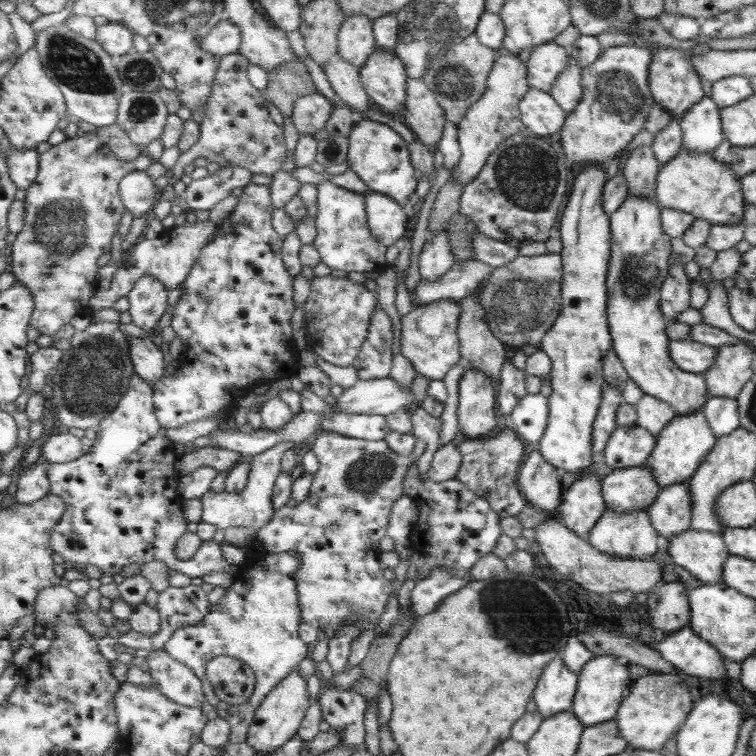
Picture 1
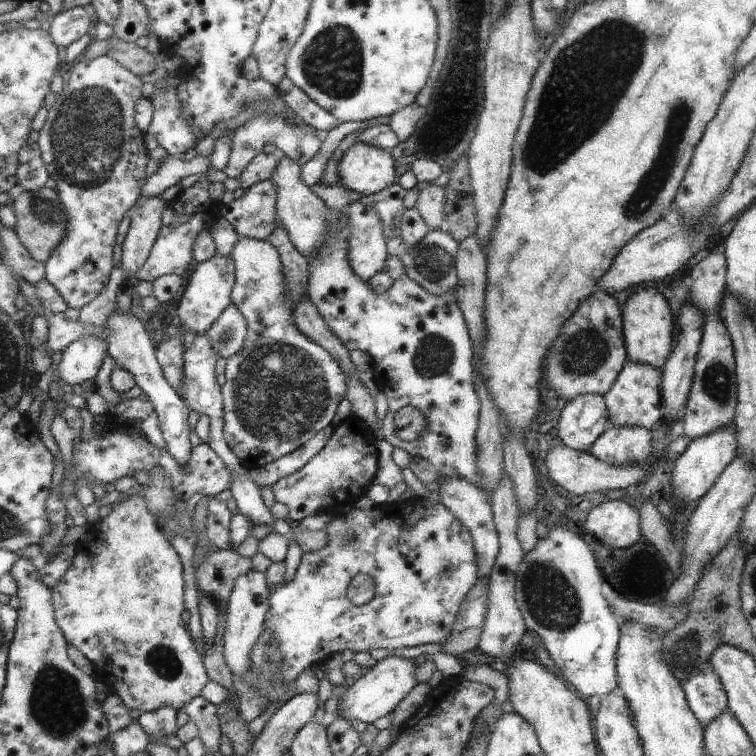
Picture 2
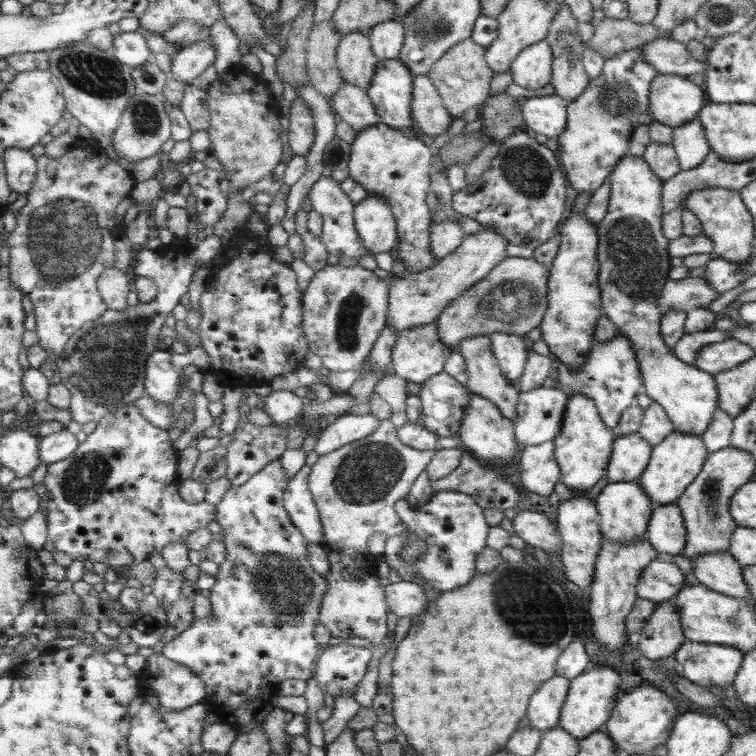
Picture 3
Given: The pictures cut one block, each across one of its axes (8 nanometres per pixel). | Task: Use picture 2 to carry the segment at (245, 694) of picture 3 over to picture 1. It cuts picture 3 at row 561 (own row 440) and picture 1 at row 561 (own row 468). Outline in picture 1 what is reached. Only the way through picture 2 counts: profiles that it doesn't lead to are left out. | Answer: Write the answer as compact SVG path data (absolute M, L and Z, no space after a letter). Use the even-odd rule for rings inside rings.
M250 548L250 558L248 562L241 565L242 572L240 577L235 577L231 587L219 603L214 606L210 613L197 626L189 626L176 630L169 642L165 645L165 650L173 655L179 662L184 662L185 666L192 668L194 674L205 682L207 686L206 670L208 662L216 656L234 656L243 660L251 666L255 673L255 693L247 701L247 705L231 706L227 714L227 722L231 725L232 734L230 743L243 743L247 741L249 730L253 720L256 717L257 710L265 701L272 690L289 676L293 671L300 669L300 662L303 662L309 656L310 644L306 644L299 638L299 624L303 621L300 605L299 591L297 590L297 581L291 574L283 574L274 570L263 570L254 566L254 562L262 559L263 556L257 556Z

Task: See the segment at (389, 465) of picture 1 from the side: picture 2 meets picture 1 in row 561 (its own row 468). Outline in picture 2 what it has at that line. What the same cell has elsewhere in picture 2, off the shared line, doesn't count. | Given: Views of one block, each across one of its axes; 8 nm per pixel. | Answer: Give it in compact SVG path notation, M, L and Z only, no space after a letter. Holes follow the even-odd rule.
M351 414L335 426L329 444L305 468L273 484L274 500L287 506L287 517L295 522L323 512L337 514L347 511L361 496L367 495L368 488L372 488L371 480L381 468L377 444L374 430Z

